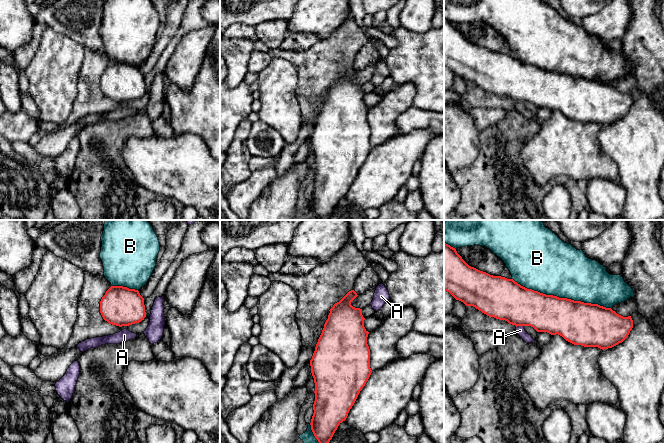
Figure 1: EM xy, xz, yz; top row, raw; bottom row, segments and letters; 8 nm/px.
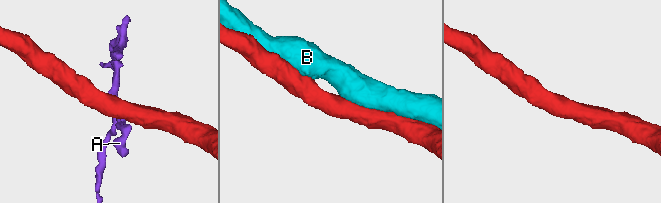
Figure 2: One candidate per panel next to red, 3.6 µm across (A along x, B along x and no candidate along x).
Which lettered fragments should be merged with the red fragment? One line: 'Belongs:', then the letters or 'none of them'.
Belongs: B

